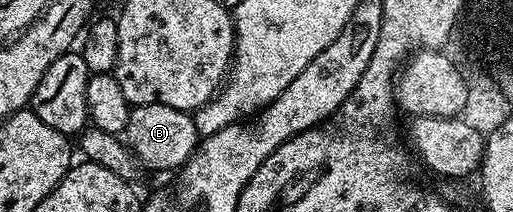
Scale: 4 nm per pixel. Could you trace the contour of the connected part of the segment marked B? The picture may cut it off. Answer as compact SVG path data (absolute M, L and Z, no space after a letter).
M138 104L130 107L123 140L136 157L138 165L154 168L157 172L172 173L180 170L191 158L199 143L199 133L196 119L188 112L162 104Z

